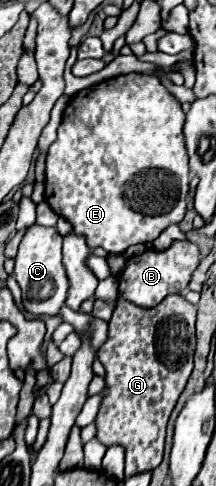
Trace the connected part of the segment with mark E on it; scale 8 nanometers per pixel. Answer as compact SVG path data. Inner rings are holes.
M127 73L119 75L107 81L101 81L89 89L79 91L77 95L71 97L65 117L57 129L57 139L51 143L49 153L47 153L47 169L45 169L45 201L51 205L51 209L67 219L73 225L73 231L77 235L83 235L87 239L87 245L91 249L103 247L109 253L123 253L129 245L137 243L149 243L159 237L159 233L169 227L171 223L179 223L185 215L187 207L187 191L189 191L189 167L187 167L187 149L185 149L185 139L183 139L183 123L185 123L185 113L181 109L181 103L163 87L157 75L153 73Z

